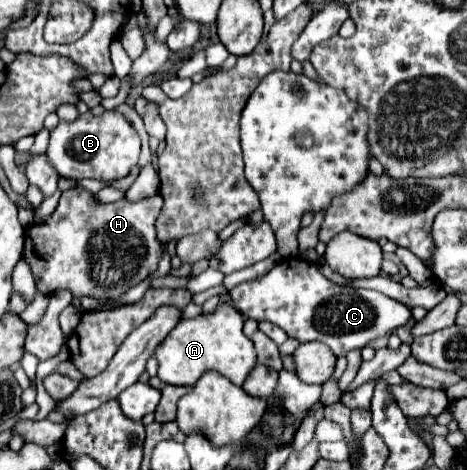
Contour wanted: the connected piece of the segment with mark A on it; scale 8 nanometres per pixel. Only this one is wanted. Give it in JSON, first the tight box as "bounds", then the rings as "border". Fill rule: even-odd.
{"bounds":[155,303,257,387],"border":[[[227,303],[219,305],[213,315],[199,315],[195,319],[181,321],[157,347],[155,357],[159,361],[157,377],[163,383],[187,387],[193,387],[205,371],[217,371],[223,377],[231,379],[231,383],[241,387],[257,363],[255,347],[251,339],[243,333],[243,315]]]}

